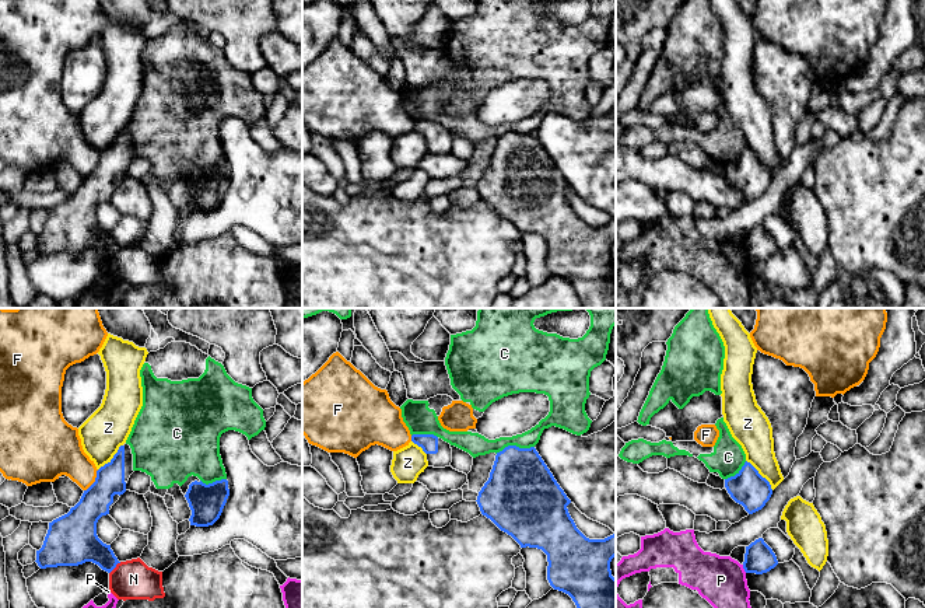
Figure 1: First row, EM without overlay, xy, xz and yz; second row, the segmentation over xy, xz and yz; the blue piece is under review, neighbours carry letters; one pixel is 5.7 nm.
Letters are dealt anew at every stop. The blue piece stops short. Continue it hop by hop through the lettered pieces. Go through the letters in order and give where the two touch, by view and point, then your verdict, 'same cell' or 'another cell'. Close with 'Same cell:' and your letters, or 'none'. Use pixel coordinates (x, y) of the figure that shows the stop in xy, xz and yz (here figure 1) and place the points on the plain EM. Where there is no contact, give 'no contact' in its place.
C: meets blue in xz at (514, 132); another cell
F: meets blue in xy at (95, 167); another cell
N: meets blue in xy at (115, 252); another cell
P: meets blue in yz at (743, 254); another cell
Z: meets blue in yz at (760, 161); another cell
Same cell: none

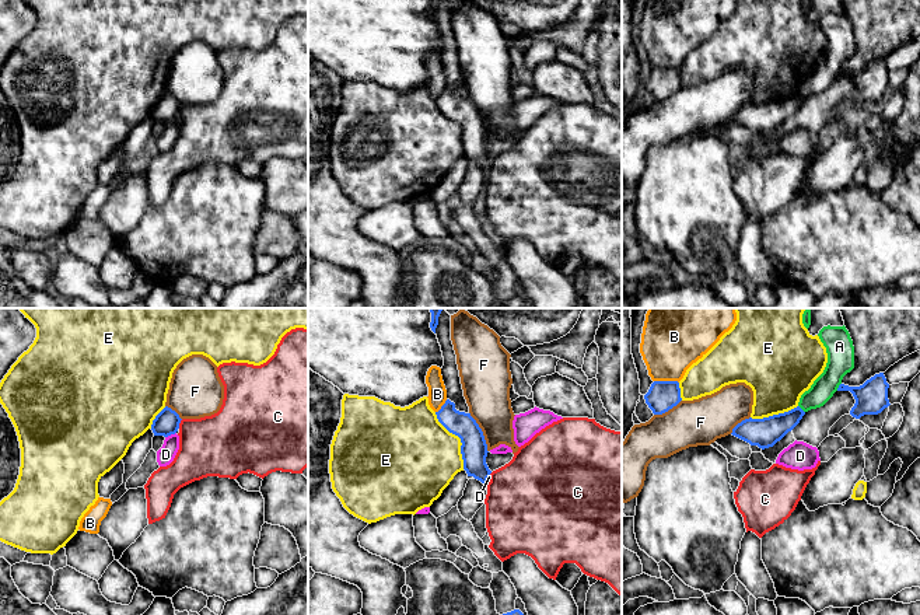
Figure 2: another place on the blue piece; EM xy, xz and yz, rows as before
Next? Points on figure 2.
A: meets blue in yz at (839, 73); another cell
B: meets blue in yz at (667, 67); another cell
C: meets blue in xy at (179, 108); another cell
D: meets blue in xy at (170, 121); another cell
E: meets blue in xz at (460, 123); another cell
F: meets blue in xz at (482, 118); another cell
Same cell: none

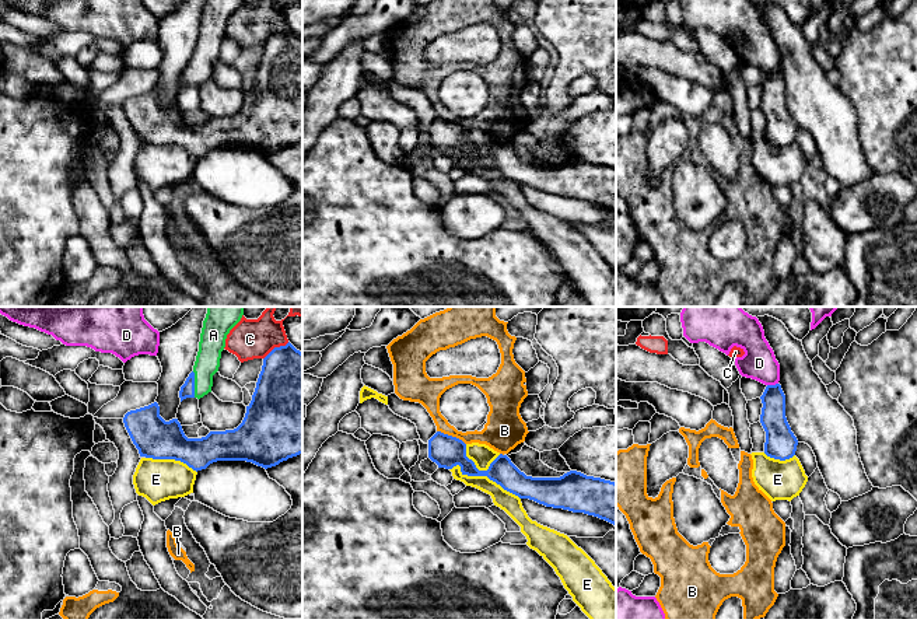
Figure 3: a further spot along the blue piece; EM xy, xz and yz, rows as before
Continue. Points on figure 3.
A: meets blue in xy at (193, 70); same cell
B: meets blue in xz at (451, 122); another cell
C: meets blue in xy at (276, 34); another cell
D: meets blue in yz at (772, 72); another cell
E: meets blue in xz at (483, 161); another cell
Same cell: A

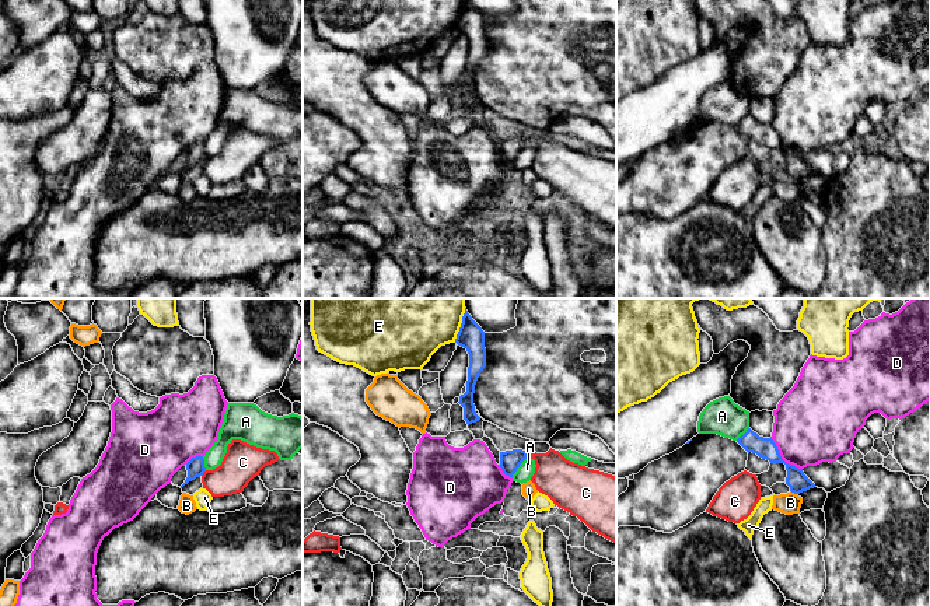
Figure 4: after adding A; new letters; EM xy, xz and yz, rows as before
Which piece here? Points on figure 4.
A: meets blue in xz at (518, 153); another cell
B: meets blue in yz at (793, 178); another cell
C: meets blue in xy at (203, 158); another cell
D: meets blue in yz at (780, 144); another cell
E: meets blue in xz at (460, 14); another cell
Same cell: none

